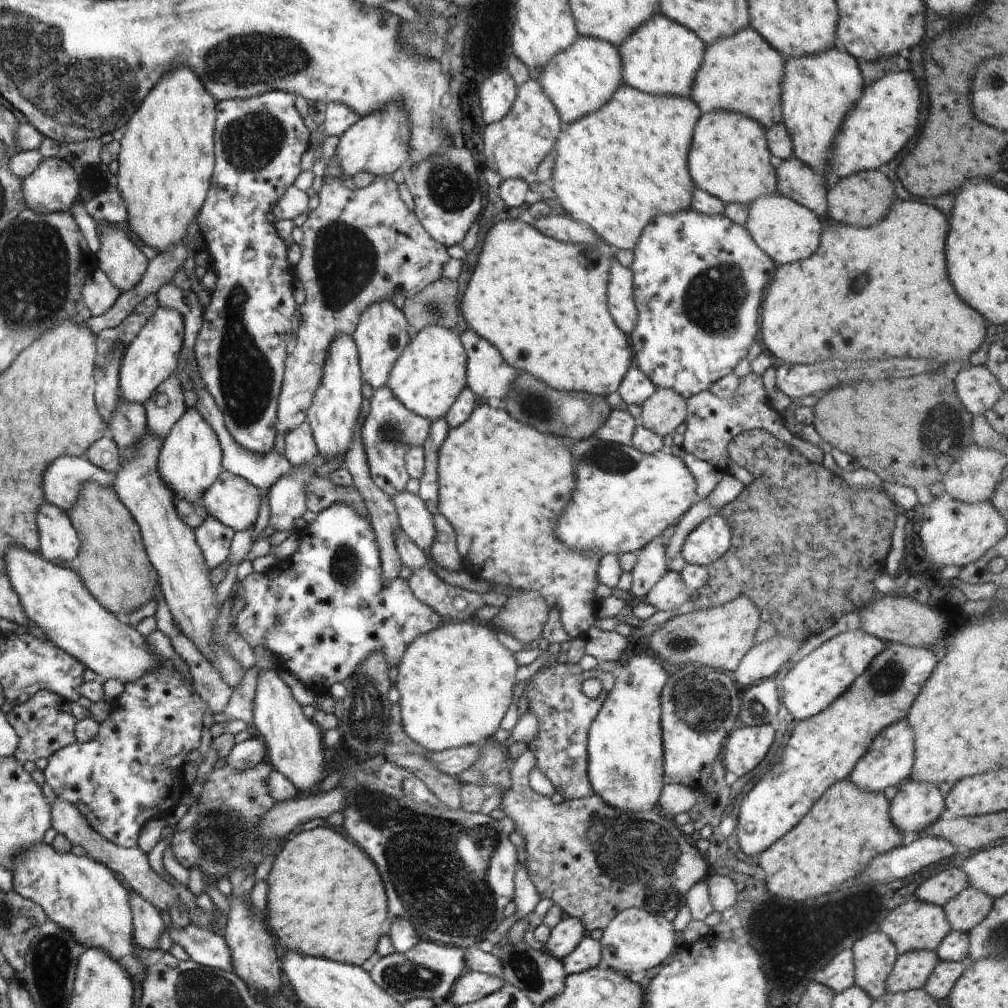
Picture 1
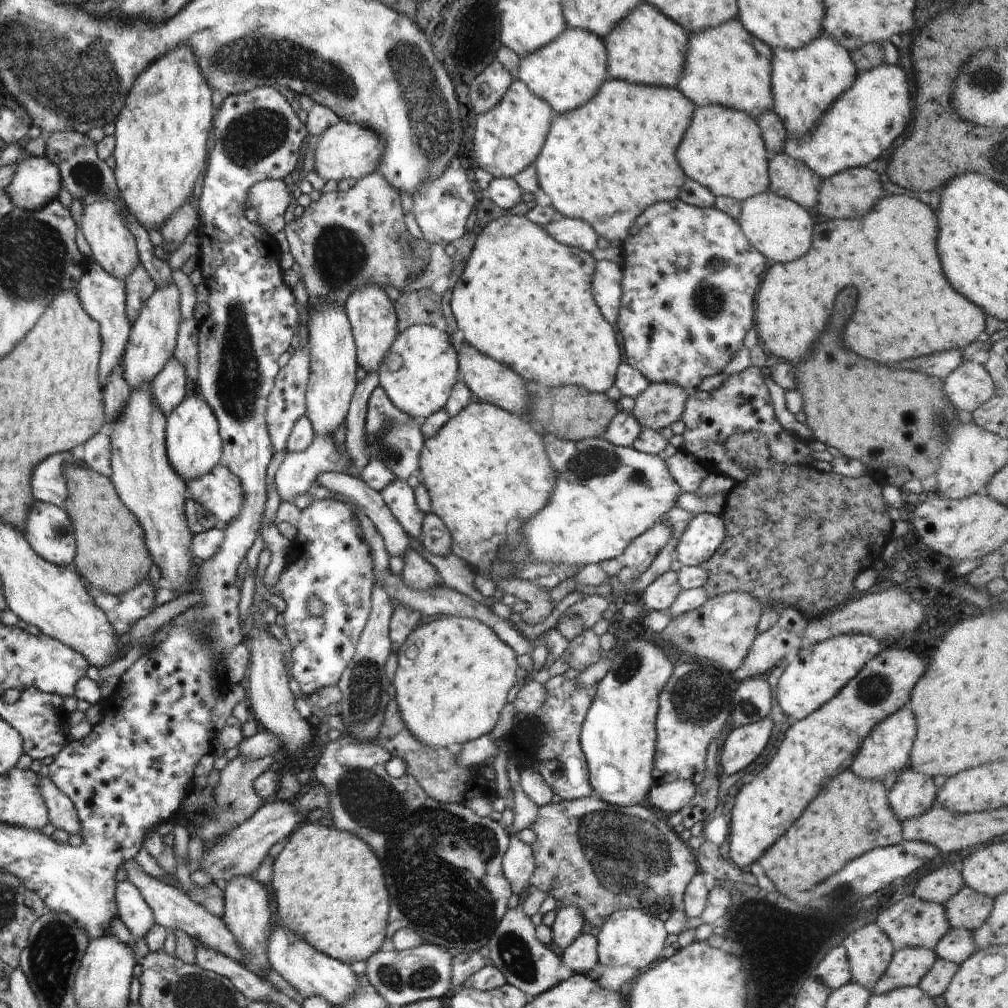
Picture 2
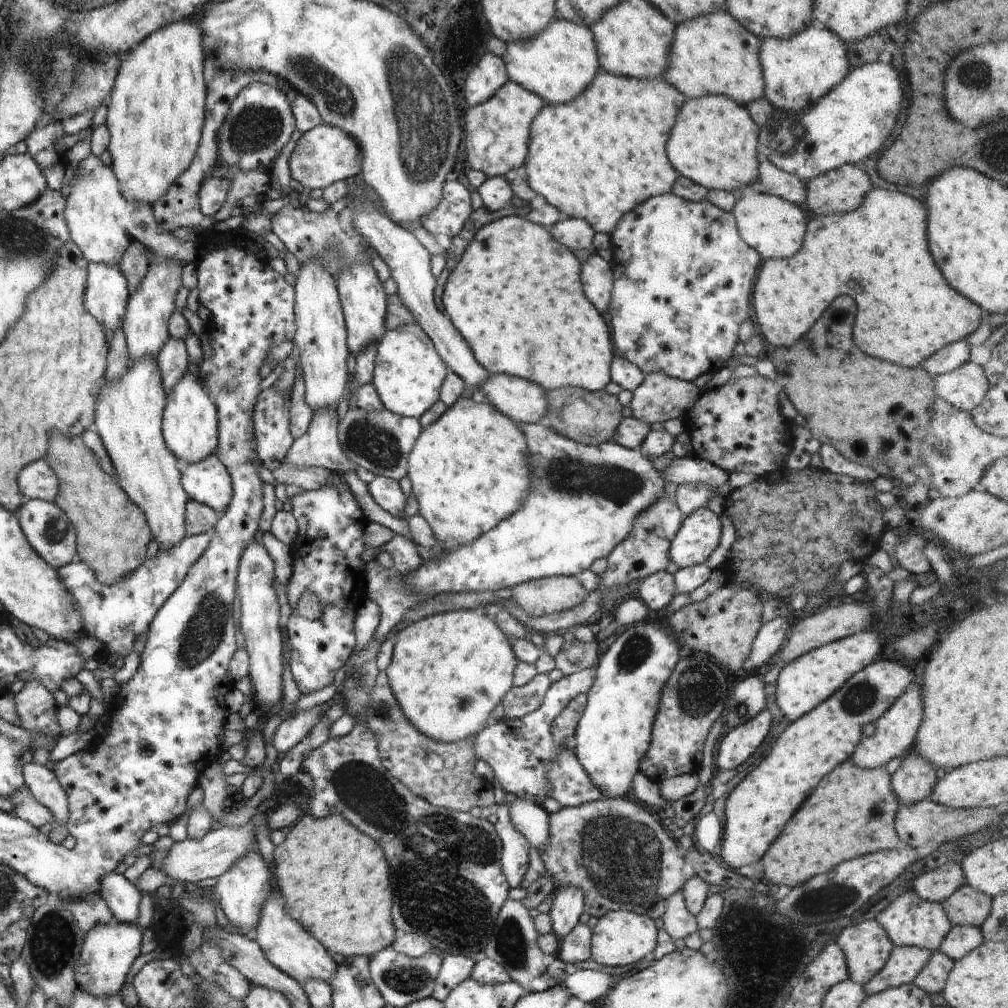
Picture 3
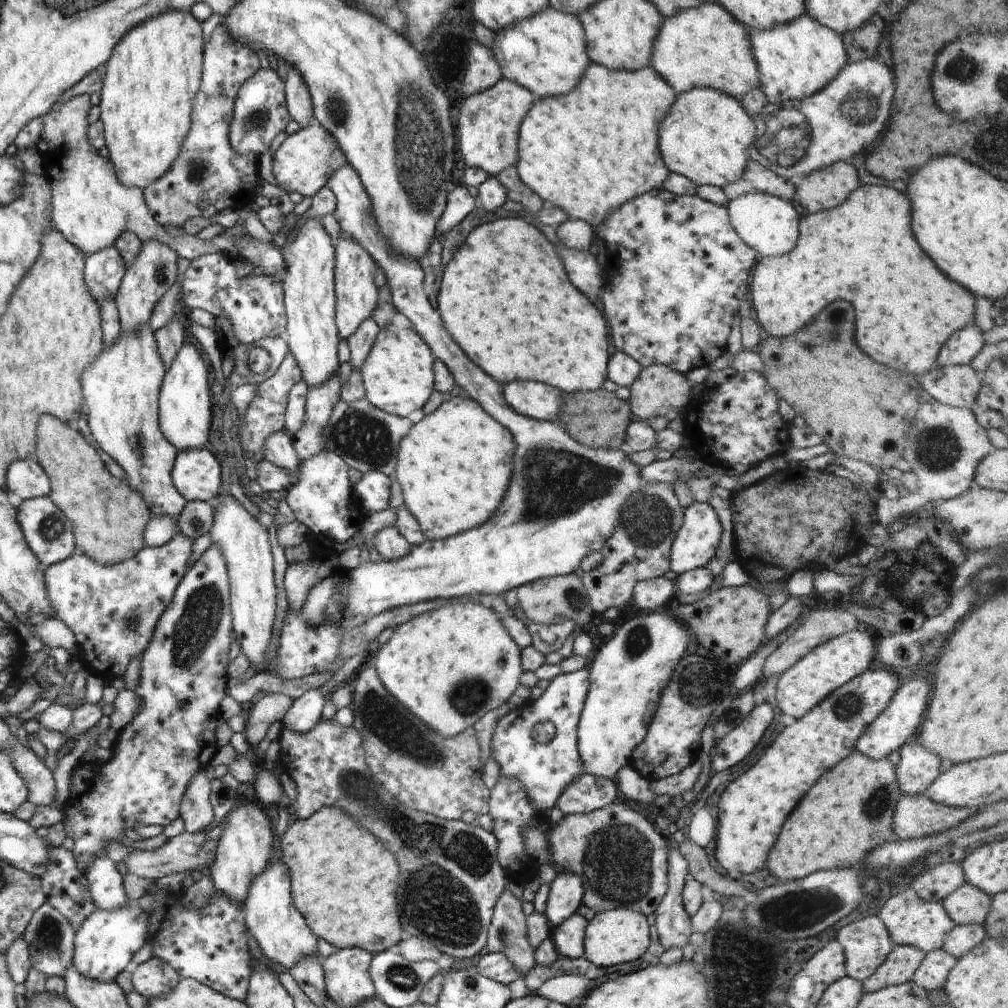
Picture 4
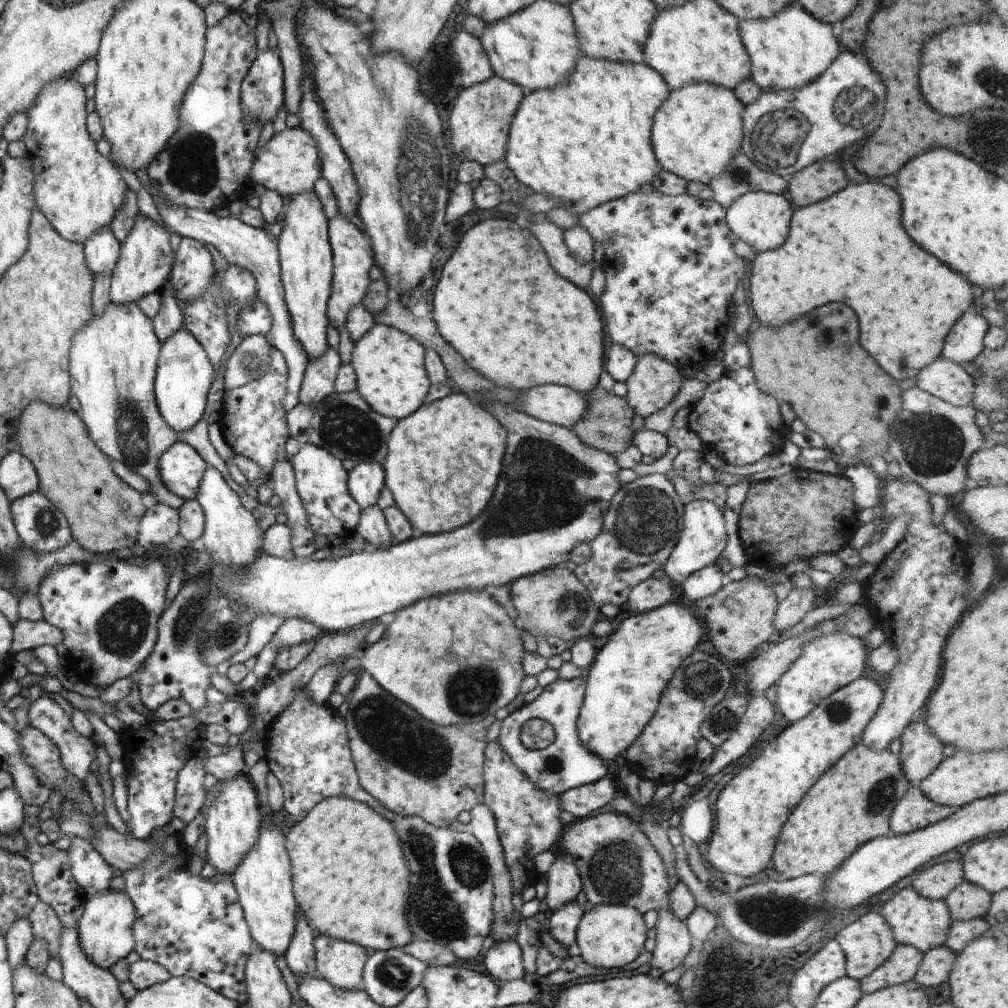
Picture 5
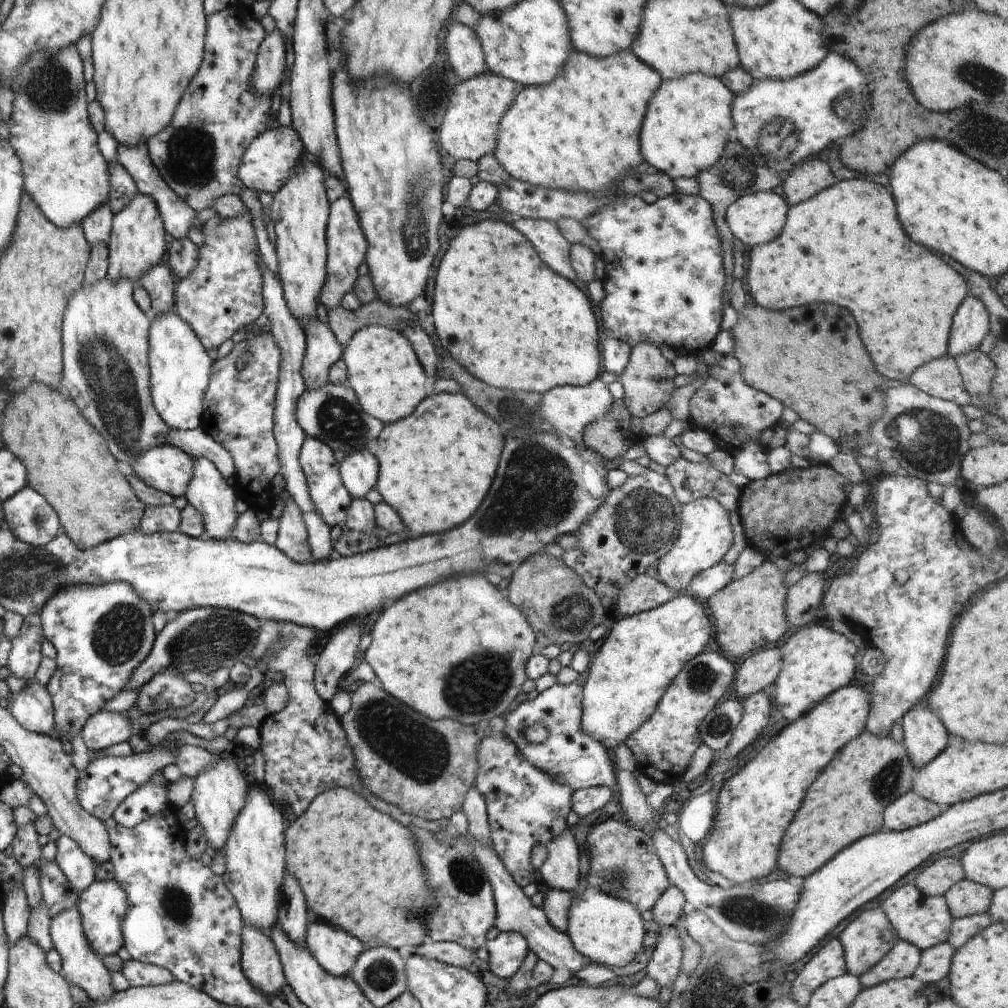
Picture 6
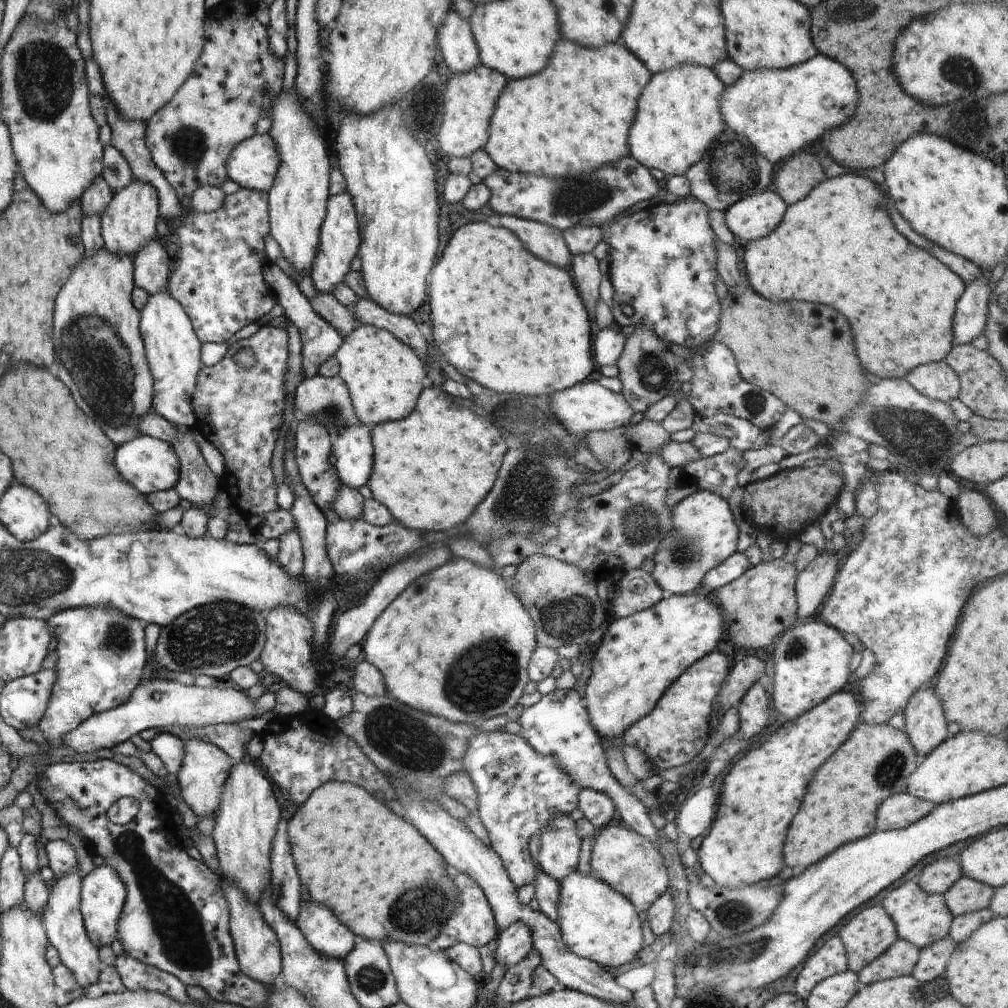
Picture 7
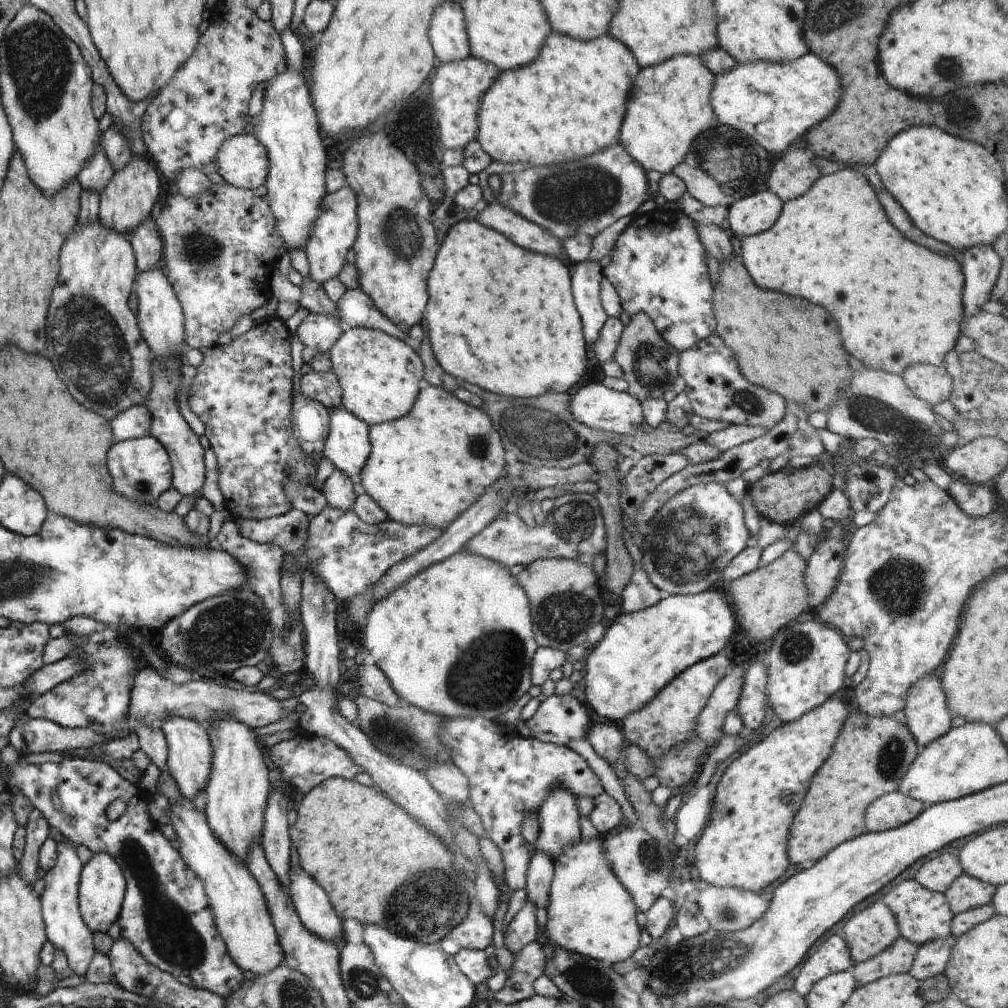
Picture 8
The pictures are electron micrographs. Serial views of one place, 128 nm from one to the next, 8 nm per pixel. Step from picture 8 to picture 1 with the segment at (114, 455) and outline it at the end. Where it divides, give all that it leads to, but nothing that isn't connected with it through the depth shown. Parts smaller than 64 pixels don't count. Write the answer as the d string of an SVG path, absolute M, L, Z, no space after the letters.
M222 470L216 482L202 494L201 504L228 528L243 531L257 522L261 493L244 478Z

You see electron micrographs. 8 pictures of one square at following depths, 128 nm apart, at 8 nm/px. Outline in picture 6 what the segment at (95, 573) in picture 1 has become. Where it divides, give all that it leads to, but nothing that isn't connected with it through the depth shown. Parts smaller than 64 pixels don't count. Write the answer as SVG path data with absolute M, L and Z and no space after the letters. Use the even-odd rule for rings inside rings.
M32 384L8 406L4 442L27 467L27 486L39 491L59 515L64 531L77 547L90 549L139 528L145 503L116 465L106 440L92 428L70 398L44 386ZM40 418L38 428L18 428Z

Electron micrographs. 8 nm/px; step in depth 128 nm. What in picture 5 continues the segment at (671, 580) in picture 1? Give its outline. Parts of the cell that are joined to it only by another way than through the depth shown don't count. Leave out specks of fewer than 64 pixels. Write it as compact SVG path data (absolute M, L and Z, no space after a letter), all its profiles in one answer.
M647 578L639 582L629 594L625 607L634 612L650 612L670 603L674 585L667 579Z

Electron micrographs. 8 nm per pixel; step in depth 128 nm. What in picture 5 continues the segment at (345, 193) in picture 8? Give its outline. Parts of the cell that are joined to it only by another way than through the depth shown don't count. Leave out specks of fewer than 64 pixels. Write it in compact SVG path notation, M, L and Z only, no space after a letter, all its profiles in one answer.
M336 215L327 222L329 243L333 254L333 279L331 295L328 301L328 320L337 329L344 327L352 307L360 305L367 293L369 284L368 271L374 264L372 248L368 236L344 215Z

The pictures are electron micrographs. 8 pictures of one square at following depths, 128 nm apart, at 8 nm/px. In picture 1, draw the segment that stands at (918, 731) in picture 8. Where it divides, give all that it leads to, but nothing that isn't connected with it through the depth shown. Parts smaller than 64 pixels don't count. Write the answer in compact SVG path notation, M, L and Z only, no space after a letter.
M906 780L900 784L896 796L889 804L889 815L894 826L902 836L916 834L924 836L925 830L933 825L945 812L945 799L932 783L919 783L918 781Z

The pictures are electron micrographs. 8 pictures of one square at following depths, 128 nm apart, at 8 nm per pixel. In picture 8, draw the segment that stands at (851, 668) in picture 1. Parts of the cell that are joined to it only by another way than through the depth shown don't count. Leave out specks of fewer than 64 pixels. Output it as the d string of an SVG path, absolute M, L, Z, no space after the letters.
M818 618L788 624L783 629L777 630L772 638L767 671L767 695L769 707L784 723L797 721L803 714L820 706L825 700L834 697L834 694L844 684L844 666L851 653L847 639L836 629L822 623Z

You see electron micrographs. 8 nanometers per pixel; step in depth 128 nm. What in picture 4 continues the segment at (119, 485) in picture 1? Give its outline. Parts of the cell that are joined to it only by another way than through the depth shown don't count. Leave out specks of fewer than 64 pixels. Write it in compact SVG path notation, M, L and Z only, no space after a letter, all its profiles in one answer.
M149 325L140 326L139 330L122 330L114 346L103 346L100 357L84 370L82 375L83 396L86 400L85 412L90 434L98 448L106 452L120 468L126 472L125 483L130 484L143 499L153 516L170 516L178 521L187 501L178 493L172 482L172 466L176 460L176 448L164 437L159 426L159 393L166 369L156 347L155 334Z

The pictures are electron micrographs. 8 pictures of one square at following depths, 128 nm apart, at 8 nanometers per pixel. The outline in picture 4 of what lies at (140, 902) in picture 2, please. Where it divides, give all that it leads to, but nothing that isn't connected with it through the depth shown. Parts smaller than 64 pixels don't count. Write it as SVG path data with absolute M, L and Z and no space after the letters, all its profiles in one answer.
M101 855L94 858L92 864L84 866L84 876L88 882L90 898L95 907L102 910L118 910L130 903L124 884L123 876L116 869L115 859Z

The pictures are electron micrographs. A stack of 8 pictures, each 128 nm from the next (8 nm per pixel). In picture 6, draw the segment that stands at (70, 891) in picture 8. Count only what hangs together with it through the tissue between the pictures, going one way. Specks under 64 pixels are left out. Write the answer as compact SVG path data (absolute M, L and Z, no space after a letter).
M75 905L67 911L60 911L55 917L51 917L49 933L52 946L60 953L63 973L68 982L73 982L82 988L92 1003L110 1000L116 992L114 984L111 982L112 972L107 969L103 959L93 950L86 932L83 930L82 916L78 906Z

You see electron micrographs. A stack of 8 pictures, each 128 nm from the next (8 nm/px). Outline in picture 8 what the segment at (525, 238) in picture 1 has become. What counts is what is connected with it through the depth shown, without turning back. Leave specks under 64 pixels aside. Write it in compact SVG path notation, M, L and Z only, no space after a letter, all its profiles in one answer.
M477 220L460 221L451 226L439 248L440 252L437 252L435 263L427 278L429 297L423 316L428 321L428 338L433 353L445 372L451 374L454 378L461 378L470 382L470 384L477 384L486 391L511 397L539 397L548 391L569 393L574 390L576 384L580 382L580 378L586 372L586 361L589 357L587 342L583 335L581 316L576 308L571 289L571 276L566 266L556 257L534 254L530 250L524 250L524 248L516 246L514 242L510 242L507 236L497 230L488 228Z

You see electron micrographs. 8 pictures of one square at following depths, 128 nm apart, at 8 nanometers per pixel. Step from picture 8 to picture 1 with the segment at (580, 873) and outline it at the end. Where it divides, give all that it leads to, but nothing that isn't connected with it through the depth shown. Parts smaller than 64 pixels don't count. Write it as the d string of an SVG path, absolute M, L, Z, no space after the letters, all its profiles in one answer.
M635 907L616 914L616 917L608 922L608 926L603 931L604 934L599 941L602 962L606 962L608 969L622 974L657 968L674 950L675 930L672 928L671 922L660 915L651 914Z

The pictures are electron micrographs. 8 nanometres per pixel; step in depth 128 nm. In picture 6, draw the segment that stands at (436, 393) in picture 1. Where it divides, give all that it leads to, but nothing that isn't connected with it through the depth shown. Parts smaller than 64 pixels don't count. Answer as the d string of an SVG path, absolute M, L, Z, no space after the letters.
M368 325L358 329L345 346L341 358L347 366L347 384L355 392L361 407L366 413L383 423L406 418L428 396L425 387L427 374L420 364L412 343L400 331L392 327Z

